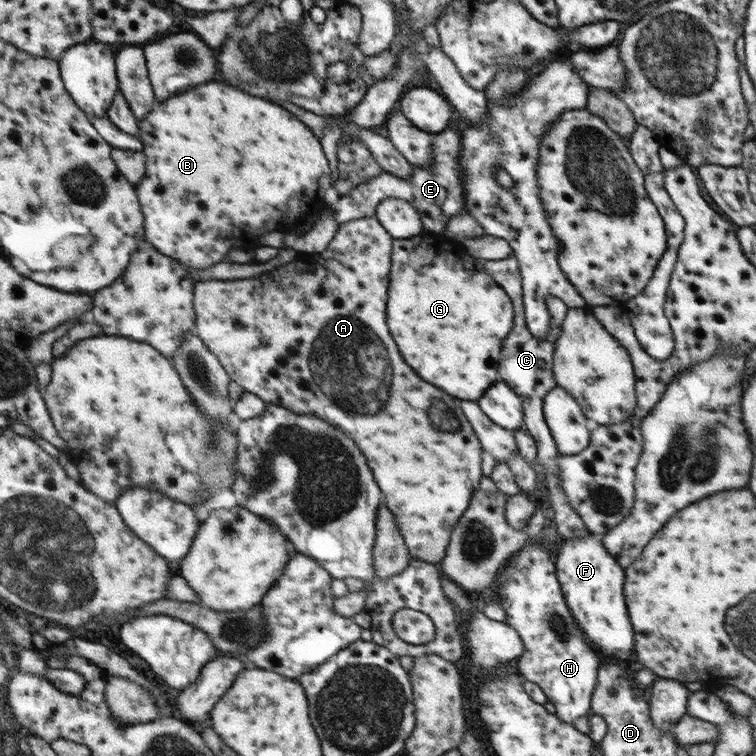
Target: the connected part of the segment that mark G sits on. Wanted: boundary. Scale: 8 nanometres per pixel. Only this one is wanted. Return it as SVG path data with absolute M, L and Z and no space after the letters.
M422 231L418 236L409 239L396 239L396 264L392 264L392 296L388 296L388 324L392 324L392 336L396 336L396 344L400 344L400 352L408 356L408 364L424 376L430 384L444 388L450 396L460 401L477 401L501 378L498 372L502 343L514 326L513 304L507 291L486 271L483 260L474 258L465 248L464 243L449 244L442 233Z

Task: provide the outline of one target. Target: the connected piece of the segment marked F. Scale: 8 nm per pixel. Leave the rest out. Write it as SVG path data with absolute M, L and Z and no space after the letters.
M589 533L580 539L563 540L557 554L556 568L559 568L559 583L579 628L582 628L596 648L601 648L600 652L630 662L635 652L634 629L623 591L625 569L608 553L602 538Z

